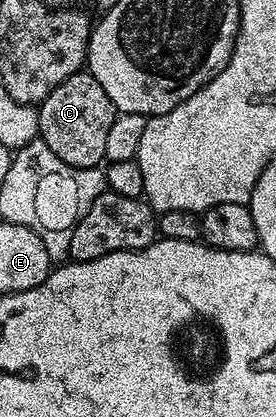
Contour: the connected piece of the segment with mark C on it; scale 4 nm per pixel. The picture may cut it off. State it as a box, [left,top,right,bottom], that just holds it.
[38,71,117,169]

